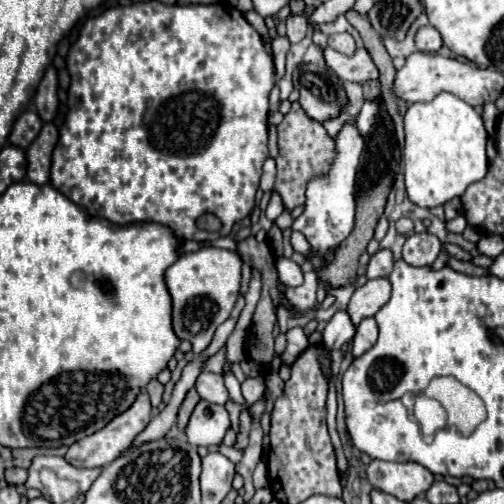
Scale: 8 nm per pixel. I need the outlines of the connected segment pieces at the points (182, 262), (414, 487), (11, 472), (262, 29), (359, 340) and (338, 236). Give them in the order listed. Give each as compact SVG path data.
M204 247L182 255L166 271L168 291L172 289L172 325L180 339L192 343L194 355L204 353L220 323L224 323L240 293L240 257L218 247Z
M374 459L366 467L368 481L374 489L390 493L402 501L426 493L434 483L434 475L420 463L390 463Z
M12 467L6 471L6 481L10 485L16 485L16 487L22 487L24 481L28 479L28 471L26 469L18 469L18 467Z
M255 10L248 11L244 14L246 20L258 31L263 40L272 41L272 38L269 34L269 30L264 22L264 18L259 14L256 14Z
M366 317L358 329L356 329L356 335L352 339L352 353L354 357L360 357L362 353L366 353L378 339L378 325L376 325L376 319L374 317Z
M346 125L336 137L336 157L334 157L330 173L326 177L310 181L310 185L308 185L304 213L294 221L292 229L300 231L312 245L312 251L318 255L322 255L330 249L336 249L354 229L354 217L356 217L354 169L358 165L362 147L364 147L364 141L360 139L356 127Z

